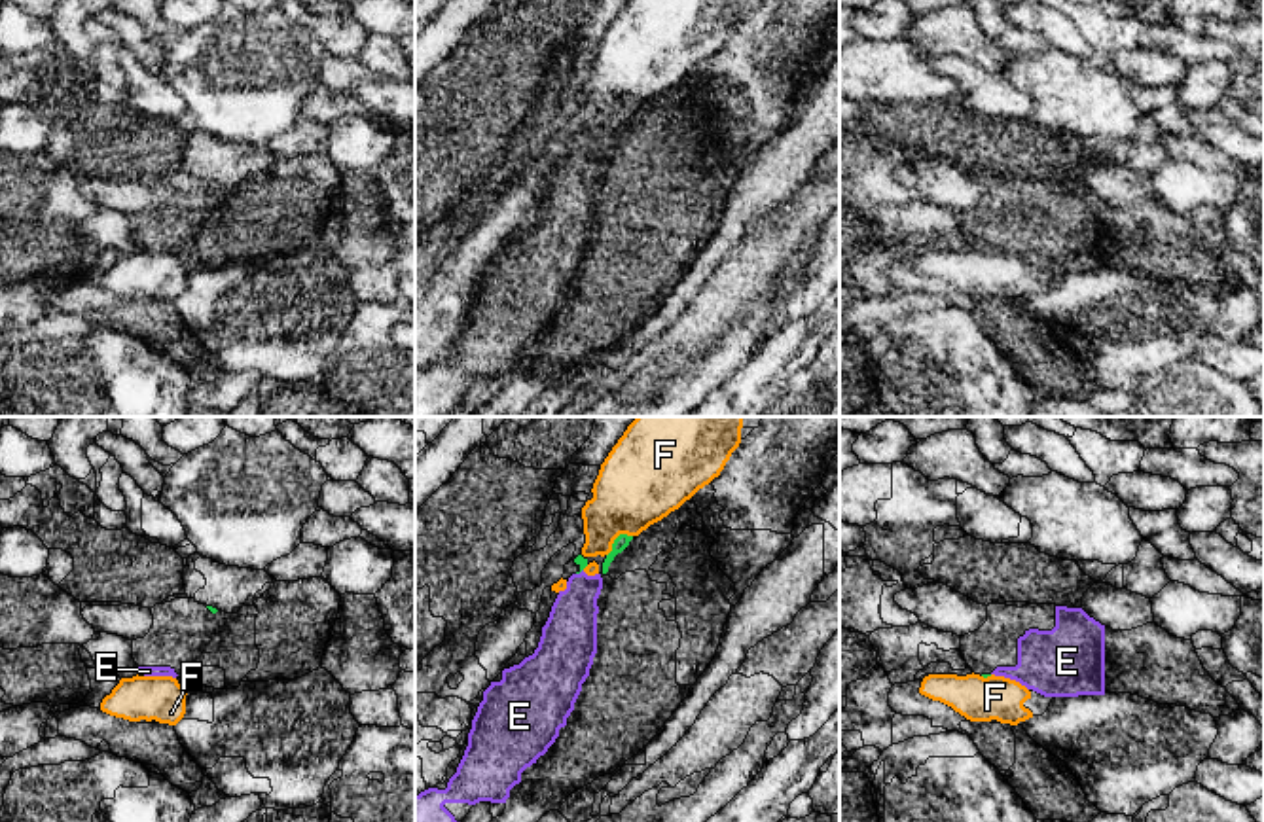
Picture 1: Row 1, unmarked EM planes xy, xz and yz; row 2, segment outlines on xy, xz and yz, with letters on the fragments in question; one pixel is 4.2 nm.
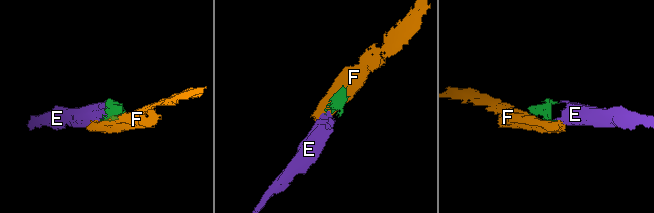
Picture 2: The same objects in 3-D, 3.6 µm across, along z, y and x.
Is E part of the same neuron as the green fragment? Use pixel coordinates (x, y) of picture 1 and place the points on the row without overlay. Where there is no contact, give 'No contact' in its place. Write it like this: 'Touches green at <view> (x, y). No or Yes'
Touches green at xz (578, 148). Yes

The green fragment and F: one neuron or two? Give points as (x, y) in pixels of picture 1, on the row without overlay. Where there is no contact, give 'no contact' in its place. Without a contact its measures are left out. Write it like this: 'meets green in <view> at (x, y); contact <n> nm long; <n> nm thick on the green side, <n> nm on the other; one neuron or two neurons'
meets green in xz at (614, 116); contact 140 nm long; 60 nm thick on the green side, 340 nm on the other; two neurons

